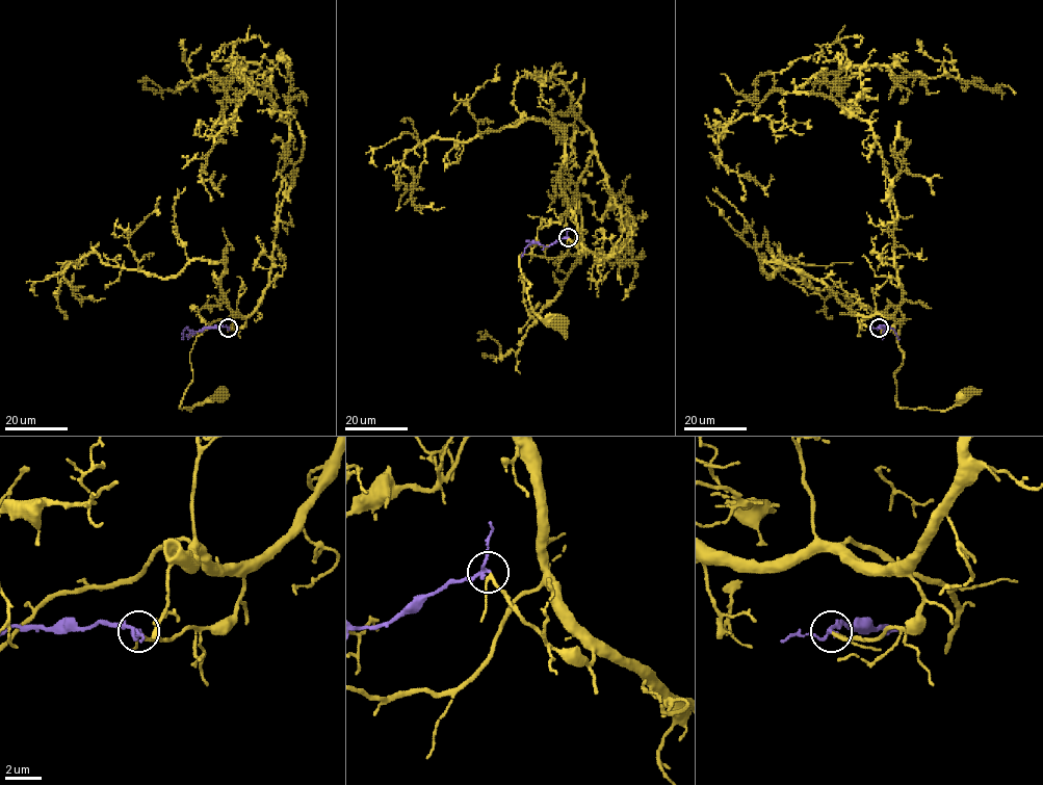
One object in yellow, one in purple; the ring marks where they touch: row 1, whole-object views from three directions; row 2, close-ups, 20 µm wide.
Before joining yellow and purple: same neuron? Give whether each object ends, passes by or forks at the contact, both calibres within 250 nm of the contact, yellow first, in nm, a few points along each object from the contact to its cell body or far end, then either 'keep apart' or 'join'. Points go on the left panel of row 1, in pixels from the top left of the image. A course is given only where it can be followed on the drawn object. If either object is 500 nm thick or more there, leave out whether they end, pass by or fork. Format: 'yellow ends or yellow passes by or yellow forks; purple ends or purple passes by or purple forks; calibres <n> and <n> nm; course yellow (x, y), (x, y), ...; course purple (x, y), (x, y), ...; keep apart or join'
yellow passes by; purple passes by; calibres 150 and 200 nm; course yellow (229, 328), (245, 317), (235, 312), (197, 337), (191, 383), (180, 407), (220, 395); course purple (228, 328), (209, 326), (198, 332), (187, 328), (181, 340); join

